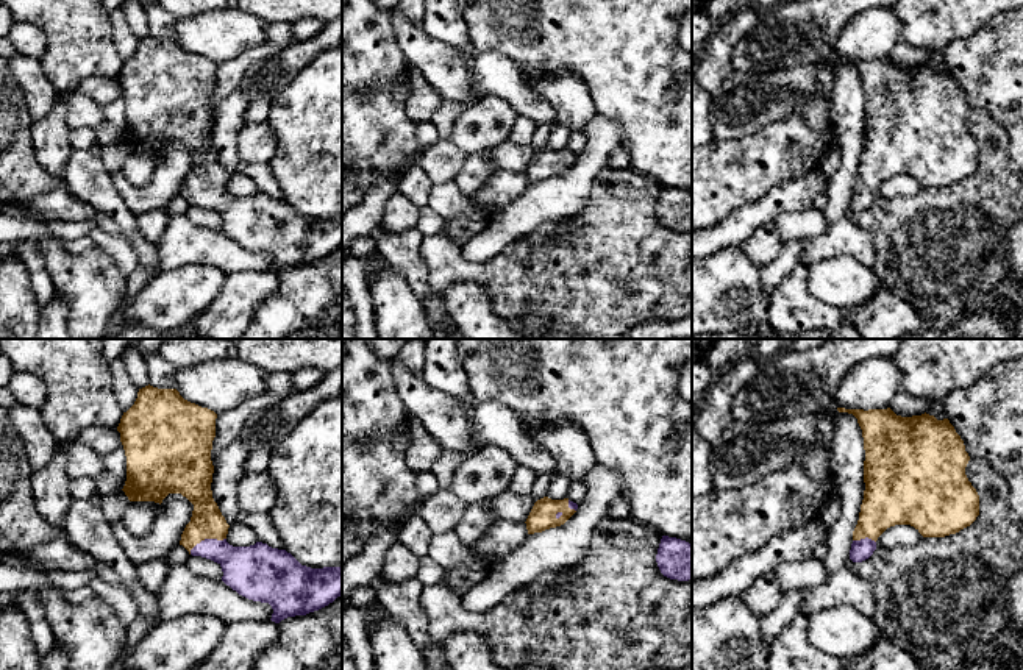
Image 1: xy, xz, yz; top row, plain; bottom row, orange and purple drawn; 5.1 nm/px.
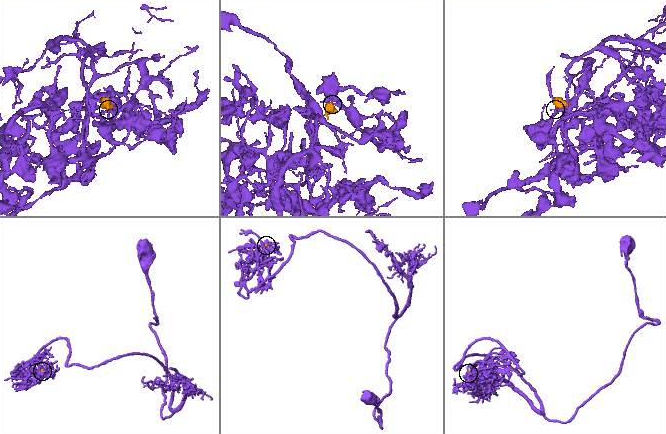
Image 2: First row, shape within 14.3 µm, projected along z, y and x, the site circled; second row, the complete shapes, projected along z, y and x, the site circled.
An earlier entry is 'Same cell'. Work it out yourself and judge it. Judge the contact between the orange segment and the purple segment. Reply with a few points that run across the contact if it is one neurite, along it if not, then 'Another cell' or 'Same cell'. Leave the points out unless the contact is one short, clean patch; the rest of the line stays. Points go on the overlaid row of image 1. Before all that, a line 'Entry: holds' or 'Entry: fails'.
Entry: holds
Line: xy (206, 522), (206, 538), (244, 569). Same cell

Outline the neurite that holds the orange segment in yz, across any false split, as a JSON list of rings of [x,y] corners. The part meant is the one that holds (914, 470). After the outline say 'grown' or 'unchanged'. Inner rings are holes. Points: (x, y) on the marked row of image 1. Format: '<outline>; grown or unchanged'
[[[837,408],[837,411],[853,414],[857,419],[865,450],[865,490],[850,550],[850,559],[853,562],[868,559],[876,550],[878,537],[890,526],[911,525],[923,537],[945,537],[959,533],[976,520],[979,515],[979,495],[965,475],[970,456],[965,451],[964,440],[948,419],[937,420],[926,412],[921,415],[901,417],[890,408],[868,411]]]; grown

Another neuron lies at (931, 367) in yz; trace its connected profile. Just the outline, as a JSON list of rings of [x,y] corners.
[[[903,339],[889,359],[901,370],[901,390],[942,401],[956,389],[970,387],[996,364],[1023,356],[1023,339]]]

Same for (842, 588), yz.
[[[839,412],[829,467],[834,490],[842,501],[840,517],[826,540],[828,556],[823,562],[829,570],[828,578],[806,590],[800,614],[811,617],[837,606],[850,606],[868,618],[876,614],[873,584],[848,568],[853,531],[864,500],[864,461],[864,437],[857,419],[853,414]]]

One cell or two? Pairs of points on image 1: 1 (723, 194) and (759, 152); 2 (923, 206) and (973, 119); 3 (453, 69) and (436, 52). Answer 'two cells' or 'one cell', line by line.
1: one cell
2: one cell
3: one cell

